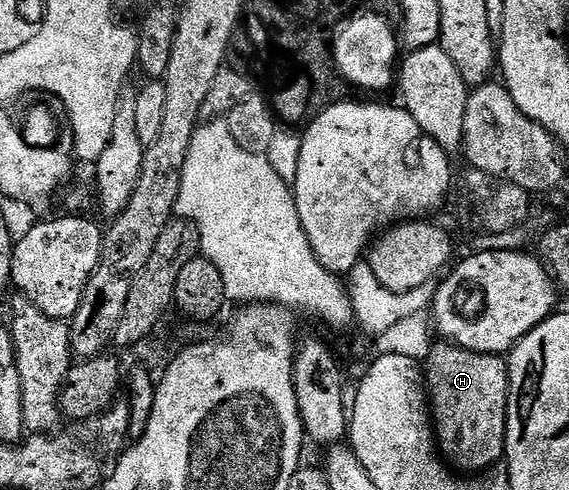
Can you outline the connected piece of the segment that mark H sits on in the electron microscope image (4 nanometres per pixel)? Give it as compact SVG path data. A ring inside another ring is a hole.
M447 341L431 348L426 360L426 390L430 400L430 414L434 434L443 458L457 472L484 473L487 467L504 459L504 438L508 428L508 364L499 355L480 355Z

